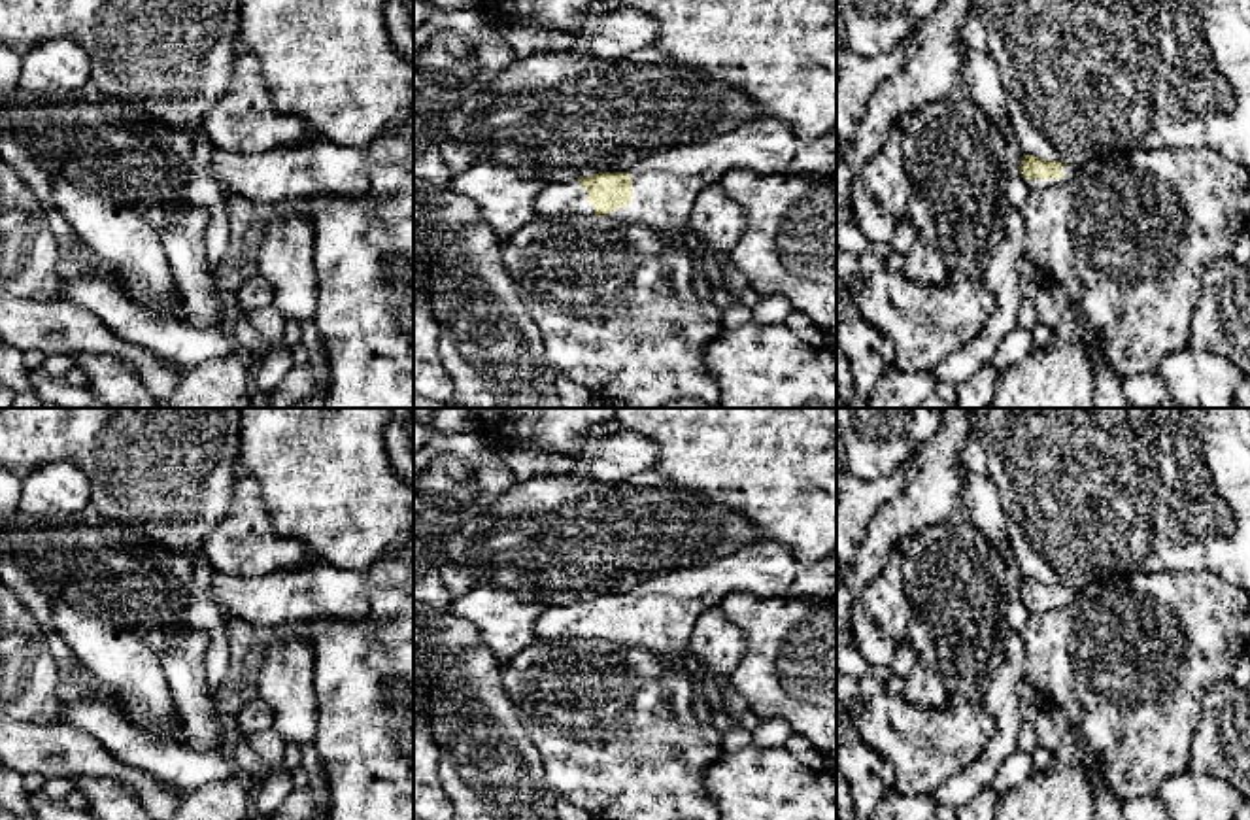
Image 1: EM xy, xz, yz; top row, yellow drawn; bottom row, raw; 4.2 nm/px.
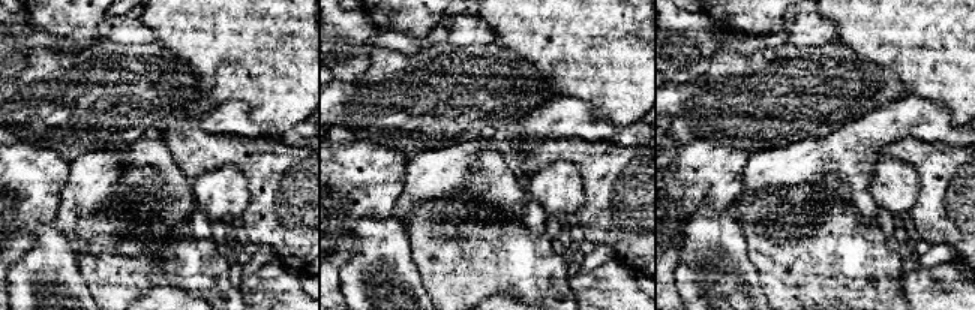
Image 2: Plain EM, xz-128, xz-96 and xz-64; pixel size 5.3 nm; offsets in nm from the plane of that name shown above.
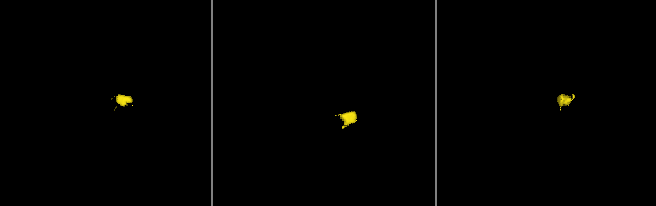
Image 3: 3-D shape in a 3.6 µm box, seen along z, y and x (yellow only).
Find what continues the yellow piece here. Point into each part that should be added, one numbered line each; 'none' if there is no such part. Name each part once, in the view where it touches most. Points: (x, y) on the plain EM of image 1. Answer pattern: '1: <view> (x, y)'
1: xz (663, 609)
2: xz (559, 622)

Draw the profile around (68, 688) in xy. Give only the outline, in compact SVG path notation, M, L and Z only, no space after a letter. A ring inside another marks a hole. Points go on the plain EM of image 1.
M81 663L72 676L64 673L59 675L55 697L59 699L62 709L76 703L85 693L94 693L108 707L119 710L111 692Z

